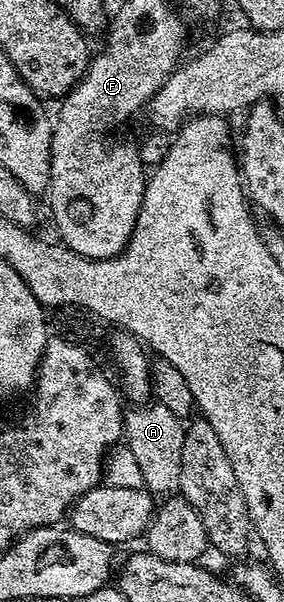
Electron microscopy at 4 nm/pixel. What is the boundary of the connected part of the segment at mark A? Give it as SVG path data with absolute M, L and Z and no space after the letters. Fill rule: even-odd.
M155 402L131 410L134 411L129 411L123 419L123 437L126 448L132 452L138 464L145 489L158 496L175 493L180 482L181 449L185 430L183 421L173 416L168 408Z

